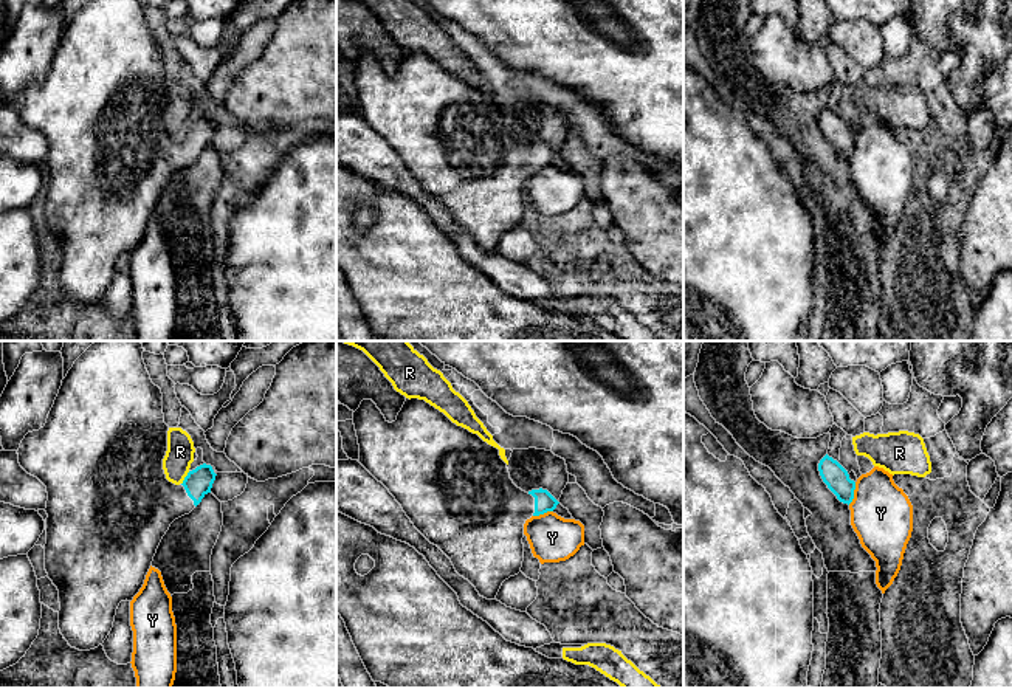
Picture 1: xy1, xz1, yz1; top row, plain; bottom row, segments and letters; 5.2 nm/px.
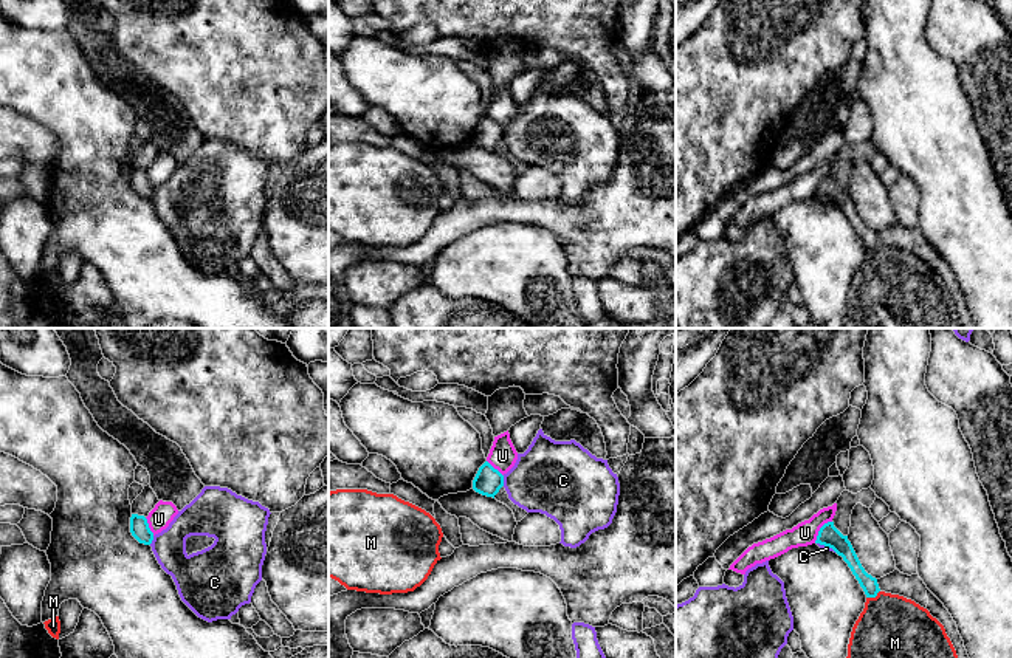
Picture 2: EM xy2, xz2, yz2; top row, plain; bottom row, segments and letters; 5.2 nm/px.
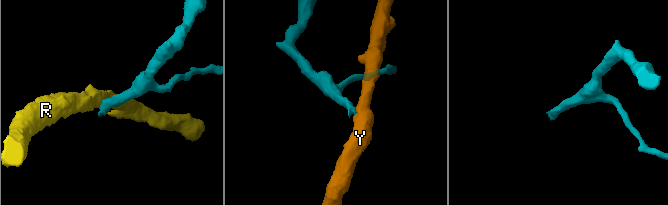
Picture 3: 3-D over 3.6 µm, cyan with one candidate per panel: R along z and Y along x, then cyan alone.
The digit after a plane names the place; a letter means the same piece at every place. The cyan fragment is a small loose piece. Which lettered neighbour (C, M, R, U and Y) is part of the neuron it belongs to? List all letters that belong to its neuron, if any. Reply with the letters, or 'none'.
none

